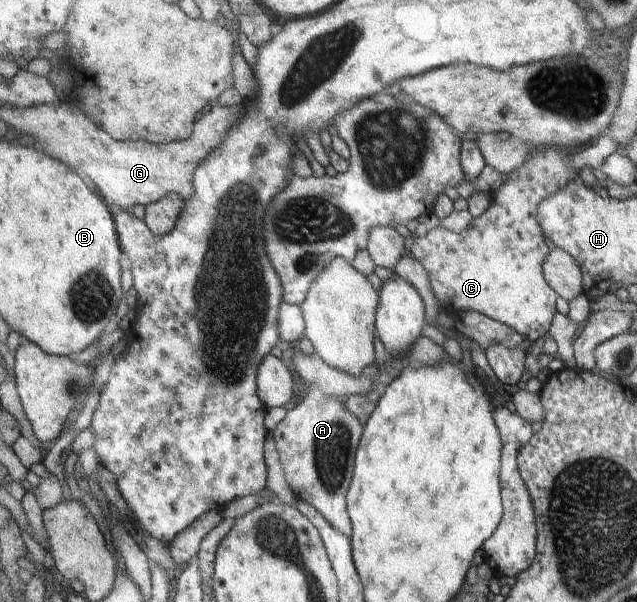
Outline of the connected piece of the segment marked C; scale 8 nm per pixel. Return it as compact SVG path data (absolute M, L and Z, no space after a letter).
M529 147L524 164L521 164L518 170L515 170L507 175L507 179L499 186L497 190L492 192L492 206L488 207L488 210L484 212L482 216L473 218L472 222L469 224L469 227L464 230L462 234L456 234L456 232L452 232L452 230L446 229L445 227L437 226L431 229L425 236L416 238L411 247L411 252L428 271L436 296L440 304L445 305L445 309L449 314L452 315L454 313L470 309L481 312L494 320L507 324L510 328L515 328L530 343L538 340L538 338L542 338L542 336L546 334L551 320L553 319L554 313L556 312L556 309L554 309L554 301L557 296L543 276L542 264L549 250L544 243L544 232L541 231L541 226L537 223L537 207L543 199L547 196L554 195L556 191L560 191L578 174L578 170L574 169L568 163L569 159L571 159L571 156L567 155L560 147Z

